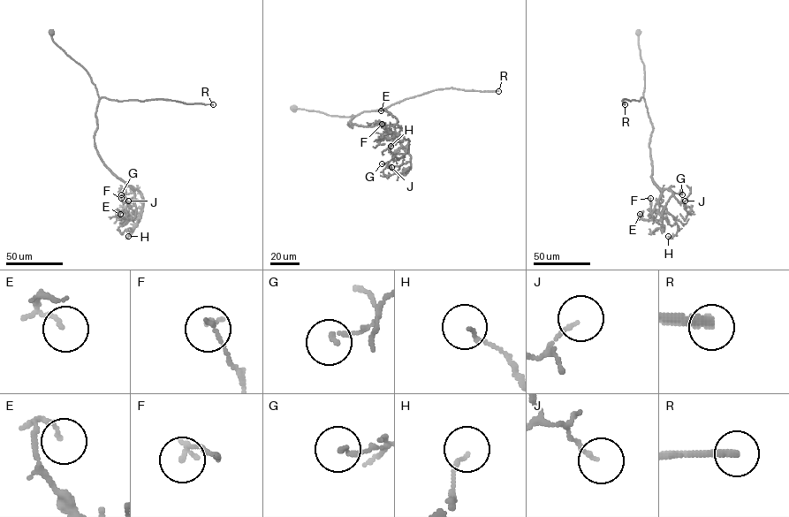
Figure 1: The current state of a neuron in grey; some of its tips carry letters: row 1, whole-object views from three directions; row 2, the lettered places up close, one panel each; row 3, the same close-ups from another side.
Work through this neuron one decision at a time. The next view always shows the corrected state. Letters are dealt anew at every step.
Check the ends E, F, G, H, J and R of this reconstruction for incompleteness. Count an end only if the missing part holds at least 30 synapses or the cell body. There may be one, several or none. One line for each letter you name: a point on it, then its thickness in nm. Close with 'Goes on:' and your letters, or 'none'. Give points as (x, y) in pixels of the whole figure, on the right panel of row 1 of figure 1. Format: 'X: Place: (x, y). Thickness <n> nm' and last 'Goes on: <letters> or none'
R: Place: (625, 104). Thickness 240 nm
Goes on: R

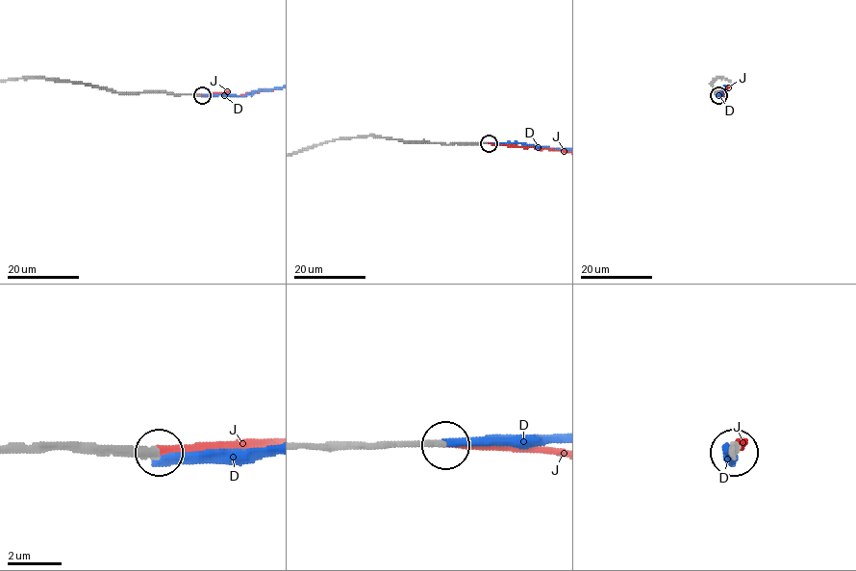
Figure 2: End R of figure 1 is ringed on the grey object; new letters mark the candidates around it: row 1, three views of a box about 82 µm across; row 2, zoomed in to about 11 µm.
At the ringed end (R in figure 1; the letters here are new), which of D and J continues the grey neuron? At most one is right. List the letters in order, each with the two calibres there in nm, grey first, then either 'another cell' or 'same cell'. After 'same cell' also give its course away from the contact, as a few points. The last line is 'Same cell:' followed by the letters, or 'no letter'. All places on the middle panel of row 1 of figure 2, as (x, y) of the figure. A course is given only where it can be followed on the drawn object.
D: calibres 260 and 320 nm; another cell
J: calibres 260 and 260 nm; same cell
Same cell: J

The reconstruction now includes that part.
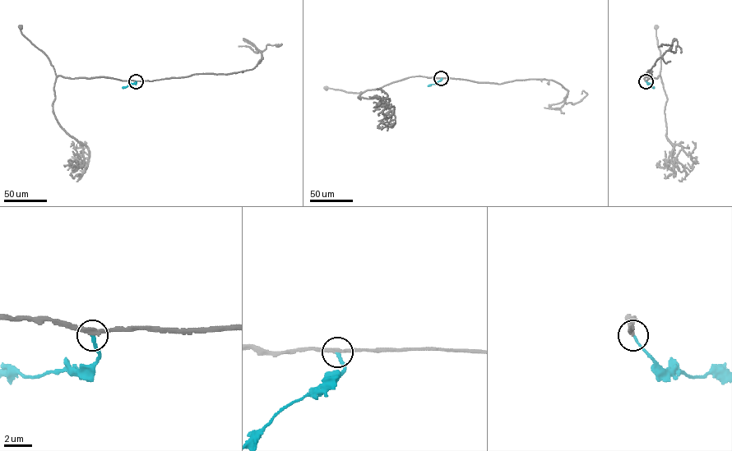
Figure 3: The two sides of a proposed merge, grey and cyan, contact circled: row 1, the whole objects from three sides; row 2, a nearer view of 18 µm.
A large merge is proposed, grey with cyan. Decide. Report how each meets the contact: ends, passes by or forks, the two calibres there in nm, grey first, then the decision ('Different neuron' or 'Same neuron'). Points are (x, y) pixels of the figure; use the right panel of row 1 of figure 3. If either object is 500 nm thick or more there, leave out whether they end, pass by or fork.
At the ring grey passes by. At the ring cyan ends. Thickness 240 nm (grey) against 190 nm. Same neuron

